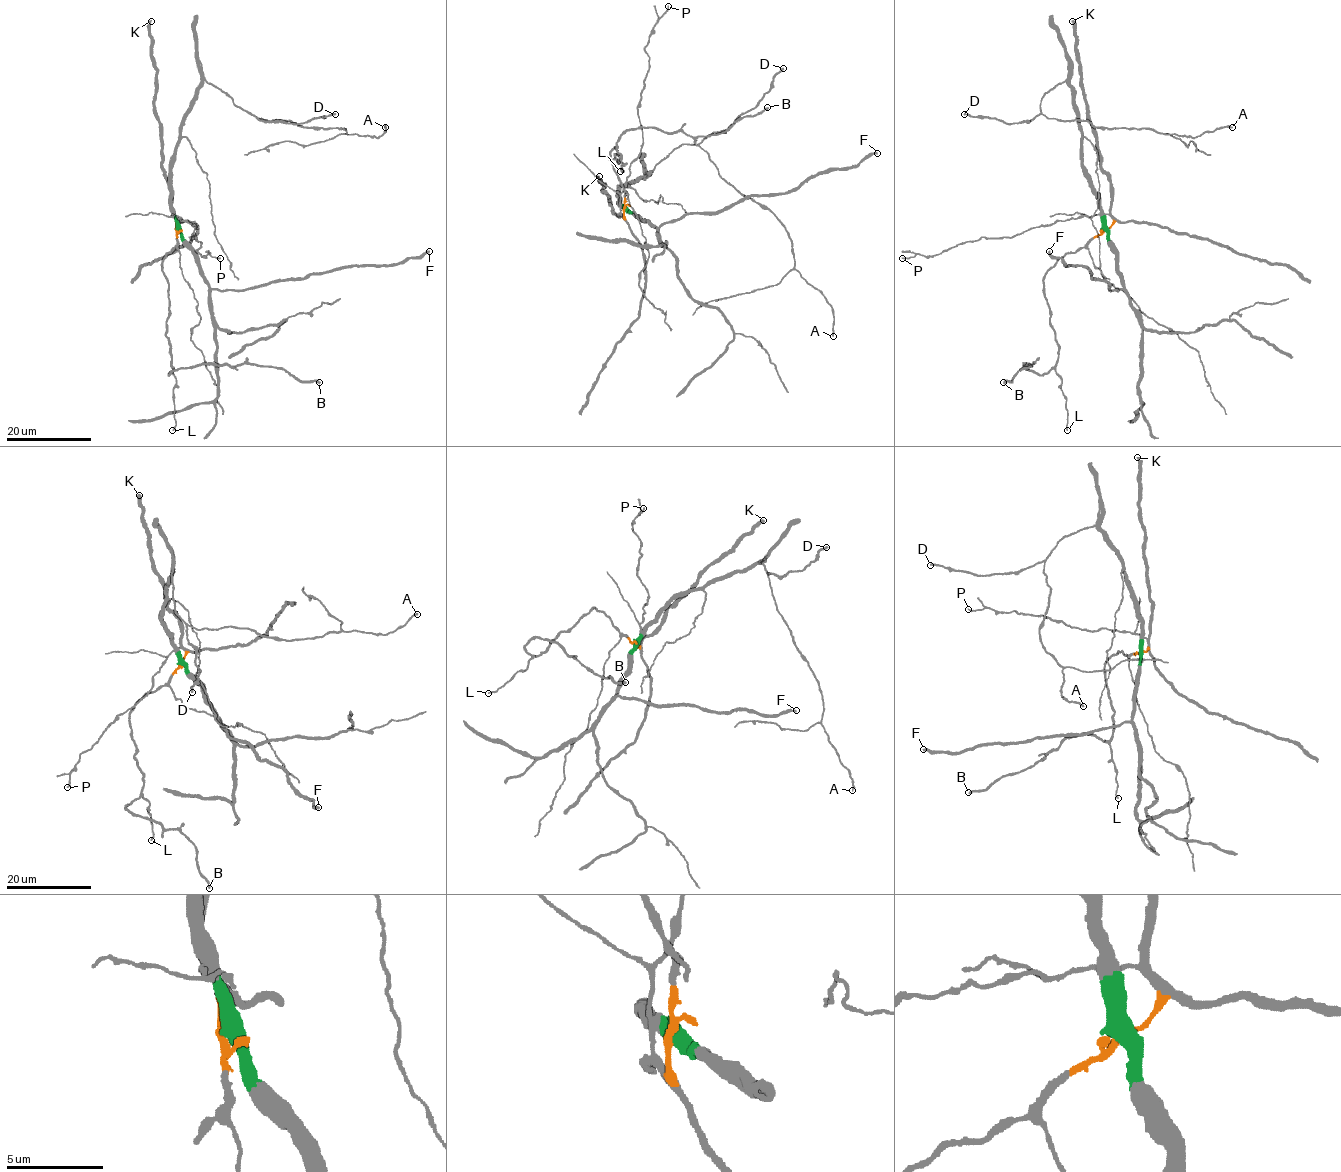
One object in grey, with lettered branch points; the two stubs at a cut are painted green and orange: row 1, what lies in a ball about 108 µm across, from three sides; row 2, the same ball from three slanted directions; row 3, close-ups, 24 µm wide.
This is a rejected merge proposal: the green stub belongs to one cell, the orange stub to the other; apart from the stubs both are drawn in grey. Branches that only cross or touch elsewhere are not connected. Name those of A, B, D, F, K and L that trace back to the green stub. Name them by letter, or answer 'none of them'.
A, D, F

